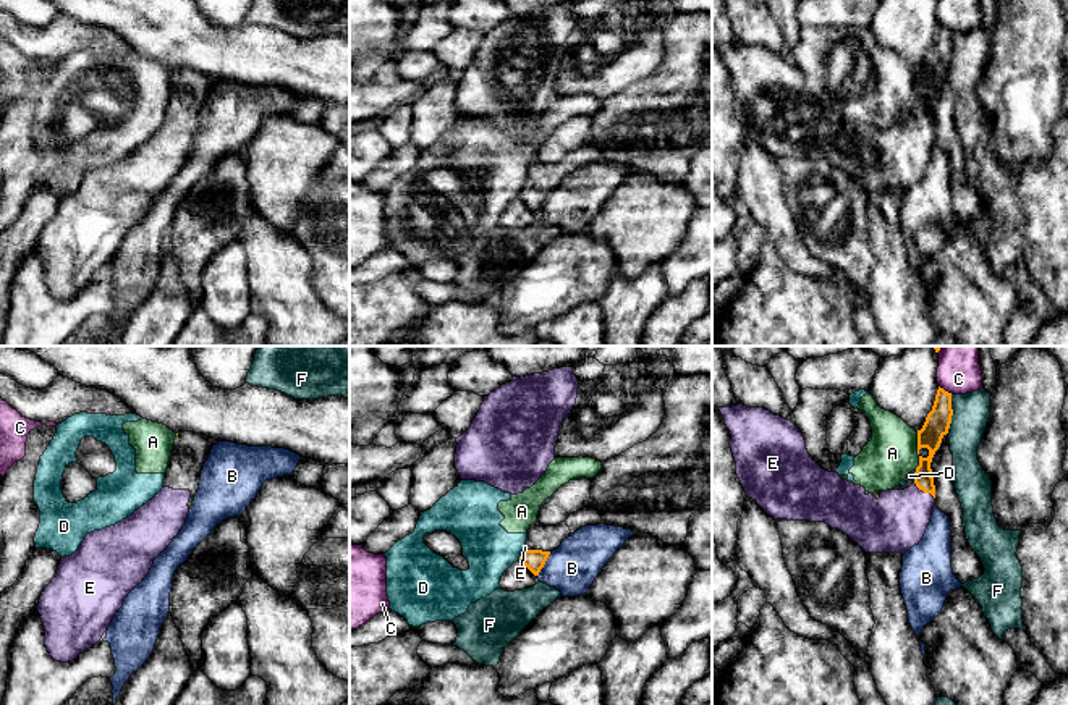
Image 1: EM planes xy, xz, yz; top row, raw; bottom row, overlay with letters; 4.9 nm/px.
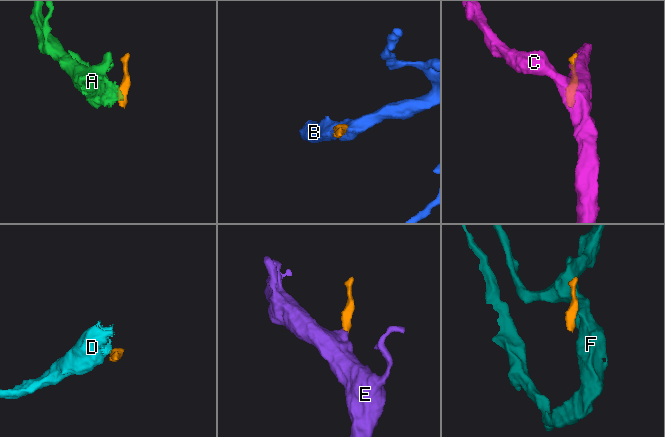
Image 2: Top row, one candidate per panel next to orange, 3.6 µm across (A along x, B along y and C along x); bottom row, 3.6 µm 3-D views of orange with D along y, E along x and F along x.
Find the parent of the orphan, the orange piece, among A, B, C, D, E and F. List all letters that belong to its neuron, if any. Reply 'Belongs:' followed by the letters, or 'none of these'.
Belongs: E

